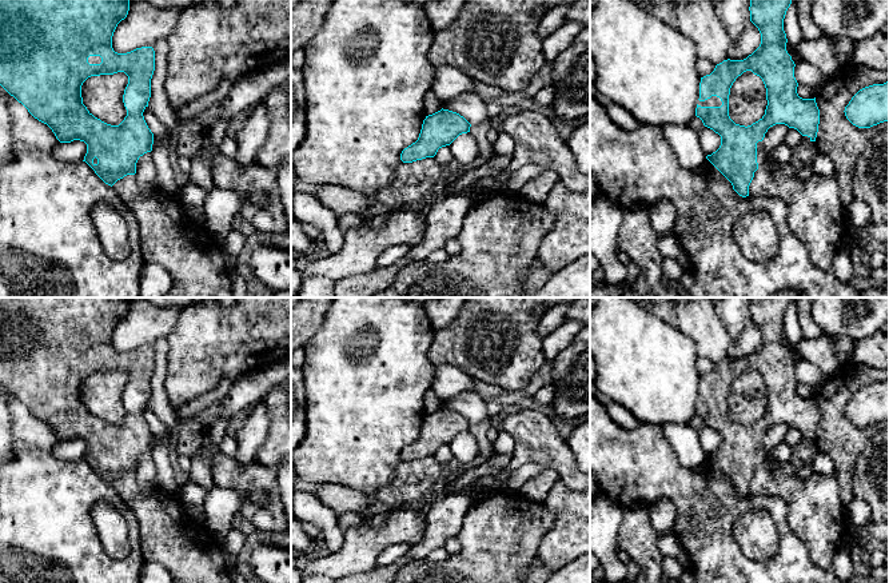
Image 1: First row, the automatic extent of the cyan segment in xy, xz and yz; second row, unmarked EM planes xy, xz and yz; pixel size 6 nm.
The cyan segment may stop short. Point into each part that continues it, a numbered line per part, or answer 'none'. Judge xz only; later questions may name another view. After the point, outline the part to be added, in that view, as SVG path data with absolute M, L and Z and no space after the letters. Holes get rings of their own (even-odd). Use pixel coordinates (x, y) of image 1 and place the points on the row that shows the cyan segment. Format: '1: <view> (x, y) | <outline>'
1: xz (415, 184) | M434 157L402 161L394 169L391 183L372 196L372 204L379 203L388 208L386 224L380 228L364 225L350 228L344 233L342 249L311 261L302 269L303 277L319 275L338 281L352 275L367 275L387 248L402 244L412 248L420 244L427 225L422 209L457 180L440 185L447 176L449 167L439 165ZM463 167L457 179L469 169L470 167Z

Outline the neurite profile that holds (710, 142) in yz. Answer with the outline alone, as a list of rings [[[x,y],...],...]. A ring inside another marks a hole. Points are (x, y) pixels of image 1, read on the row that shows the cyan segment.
[[[707,127],[697,129],[701,147],[705,155],[711,155],[721,145],[721,136]]]

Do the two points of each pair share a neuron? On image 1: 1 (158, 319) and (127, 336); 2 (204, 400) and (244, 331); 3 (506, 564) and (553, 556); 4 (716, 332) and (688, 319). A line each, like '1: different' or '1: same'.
1: same
2: different
3: different
4: same

